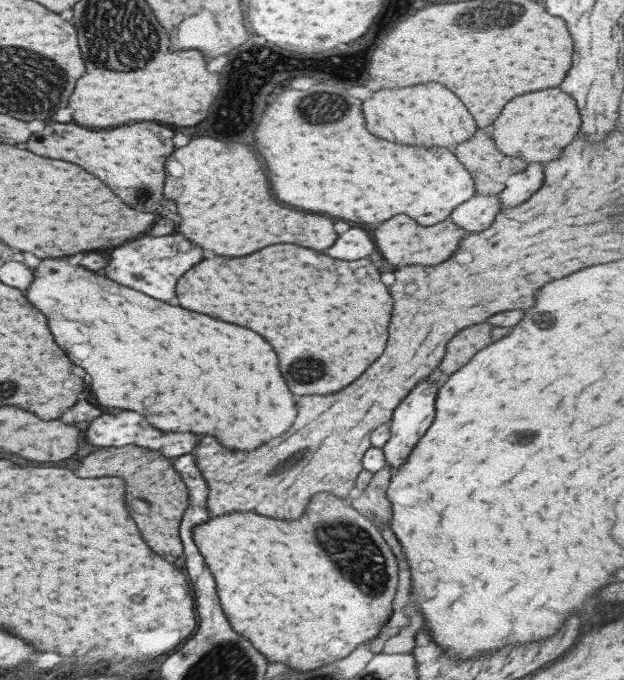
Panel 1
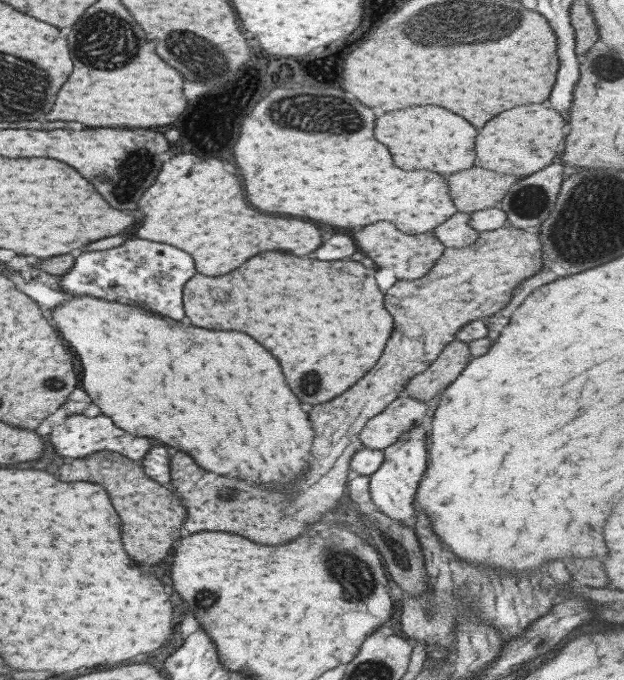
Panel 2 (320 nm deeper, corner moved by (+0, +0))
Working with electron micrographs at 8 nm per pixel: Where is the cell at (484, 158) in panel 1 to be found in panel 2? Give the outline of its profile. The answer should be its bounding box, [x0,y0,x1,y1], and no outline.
[447,165,516,212]

